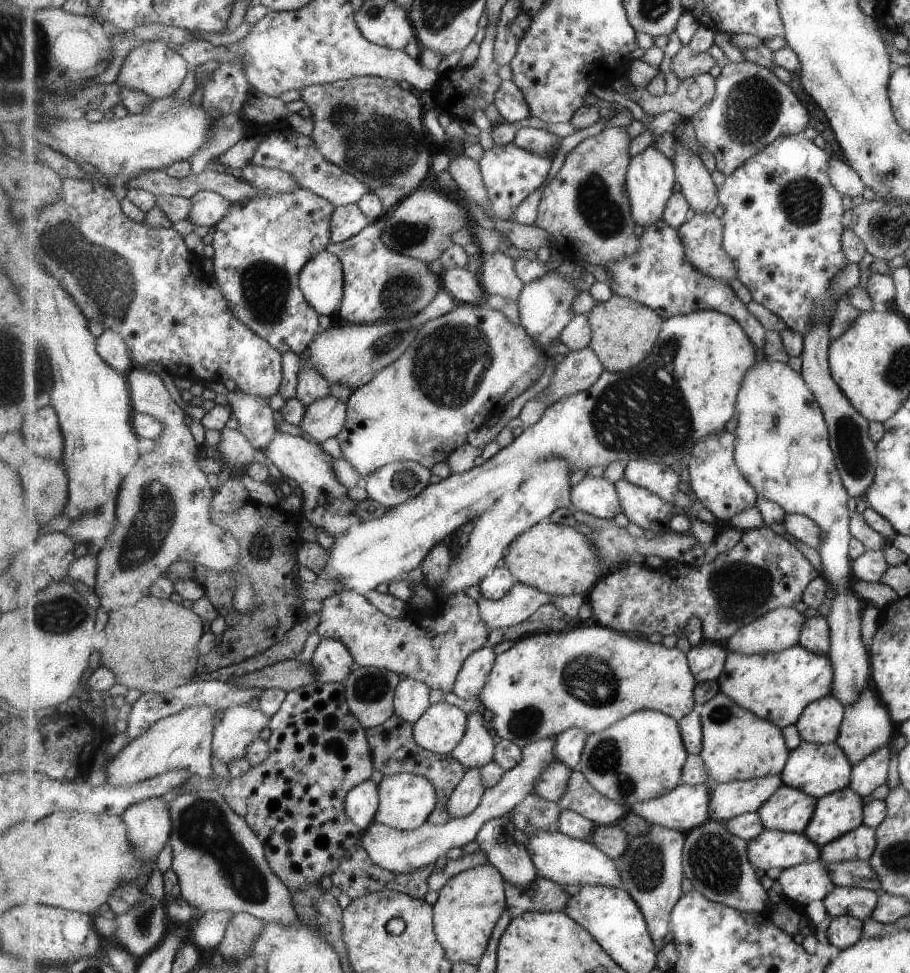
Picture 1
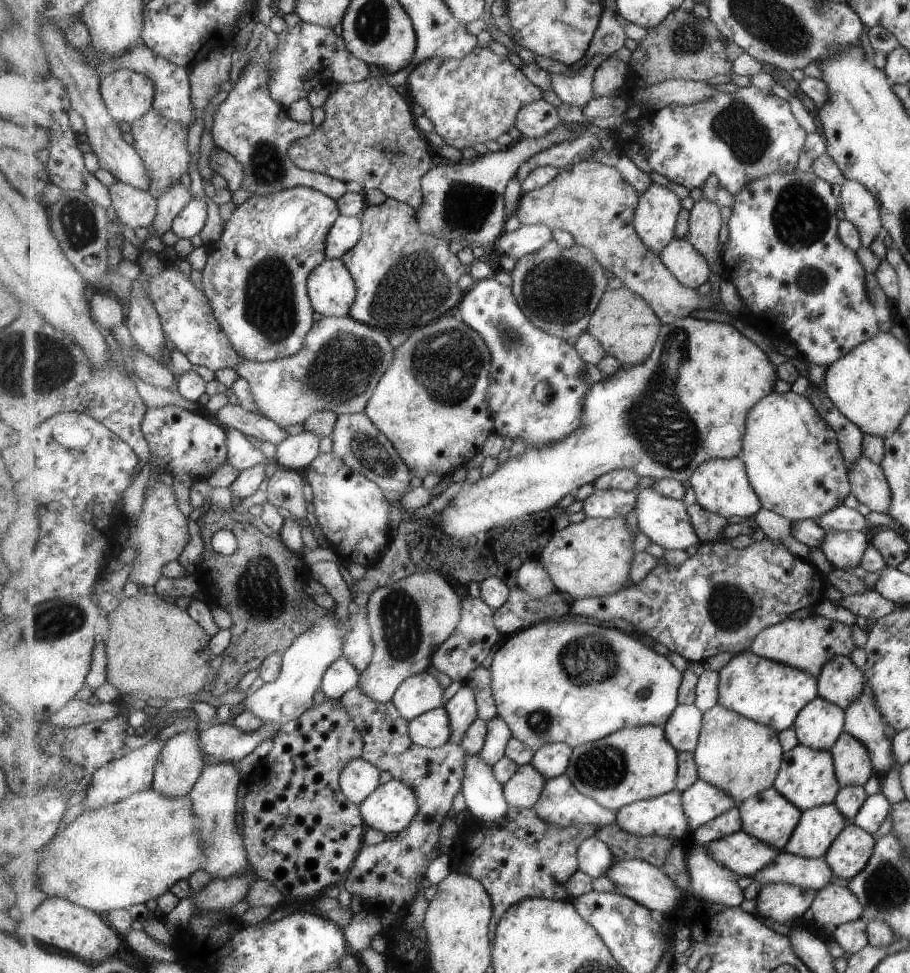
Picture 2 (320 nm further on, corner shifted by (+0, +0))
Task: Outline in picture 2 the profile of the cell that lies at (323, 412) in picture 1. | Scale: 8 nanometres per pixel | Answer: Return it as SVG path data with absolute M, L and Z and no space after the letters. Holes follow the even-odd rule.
M305 429L300 435L291 435L275 448L274 463L276 466L303 472L319 456L319 444L321 437Z

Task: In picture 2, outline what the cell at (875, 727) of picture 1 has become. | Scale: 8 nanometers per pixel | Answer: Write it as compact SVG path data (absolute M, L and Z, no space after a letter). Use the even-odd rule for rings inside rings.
M849 733L841 734L829 751L832 753L836 779L841 787L862 787L871 772L875 772L871 770L871 757L864 744Z

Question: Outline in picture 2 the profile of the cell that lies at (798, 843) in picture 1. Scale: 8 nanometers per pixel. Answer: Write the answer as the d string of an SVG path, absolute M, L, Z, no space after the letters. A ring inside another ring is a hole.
M744 830L705 846L717 862L741 876L751 878L763 871L765 867L775 863L783 852Z

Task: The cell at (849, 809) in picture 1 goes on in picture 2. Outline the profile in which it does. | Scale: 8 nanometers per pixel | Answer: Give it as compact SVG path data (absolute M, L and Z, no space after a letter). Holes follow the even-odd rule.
M833 803L812 808L803 812L800 823L788 842L785 851L800 857L821 858L828 854L829 847L836 840L836 836L847 826L847 820Z

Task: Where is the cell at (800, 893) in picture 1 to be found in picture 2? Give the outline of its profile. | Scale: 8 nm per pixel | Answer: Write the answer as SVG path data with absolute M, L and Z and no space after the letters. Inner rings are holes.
M768 884L760 887L756 898L757 915L769 922L789 925L807 913L817 898L818 890L790 884Z

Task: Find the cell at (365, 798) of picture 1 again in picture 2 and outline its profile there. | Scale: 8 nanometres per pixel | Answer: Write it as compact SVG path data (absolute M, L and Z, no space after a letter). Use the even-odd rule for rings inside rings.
M362 756L350 760L341 771L340 785L348 799L359 805L381 784L381 769Z

